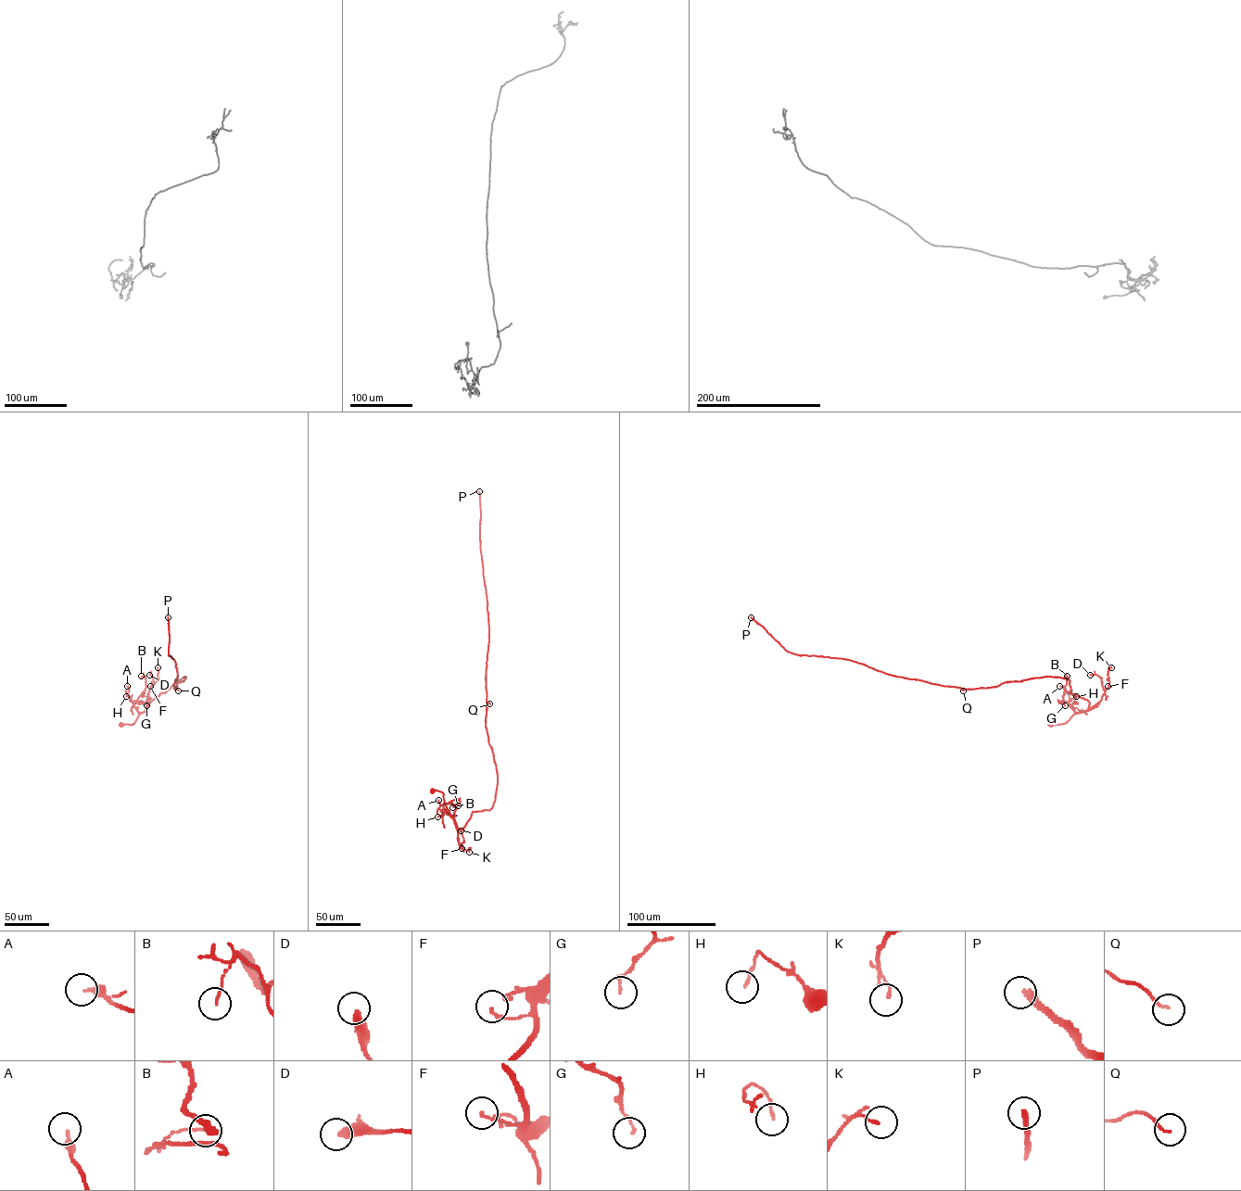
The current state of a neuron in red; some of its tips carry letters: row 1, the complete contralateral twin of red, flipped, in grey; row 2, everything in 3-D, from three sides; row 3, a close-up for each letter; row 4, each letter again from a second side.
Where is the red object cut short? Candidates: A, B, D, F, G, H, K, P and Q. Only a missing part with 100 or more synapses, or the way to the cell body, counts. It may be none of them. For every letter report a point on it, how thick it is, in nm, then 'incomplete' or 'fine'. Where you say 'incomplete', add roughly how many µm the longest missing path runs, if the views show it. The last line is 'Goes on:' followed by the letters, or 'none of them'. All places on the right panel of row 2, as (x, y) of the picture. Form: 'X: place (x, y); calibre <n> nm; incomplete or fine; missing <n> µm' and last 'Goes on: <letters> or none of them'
A: place (1059, 686); calibre 280 nm; fine
B: place (1067, 676); calibre 110 nm; fine
D: place (1090, 675); calibre 400 nm; fine
F: place (1108, 686); calibre 130 nm; fine
G: place (1065, 705); calibre 100 nm; fine
H: place (1076, 696); calibre 100 nm; fine
K: place (1111, 667); calibre 120 nm; fine
P: place (751, 617); calibre 240 nm; incomplete; missing 400 µm
Q: place (963, 690); calibre 120 nm; fine
Goes on: P

